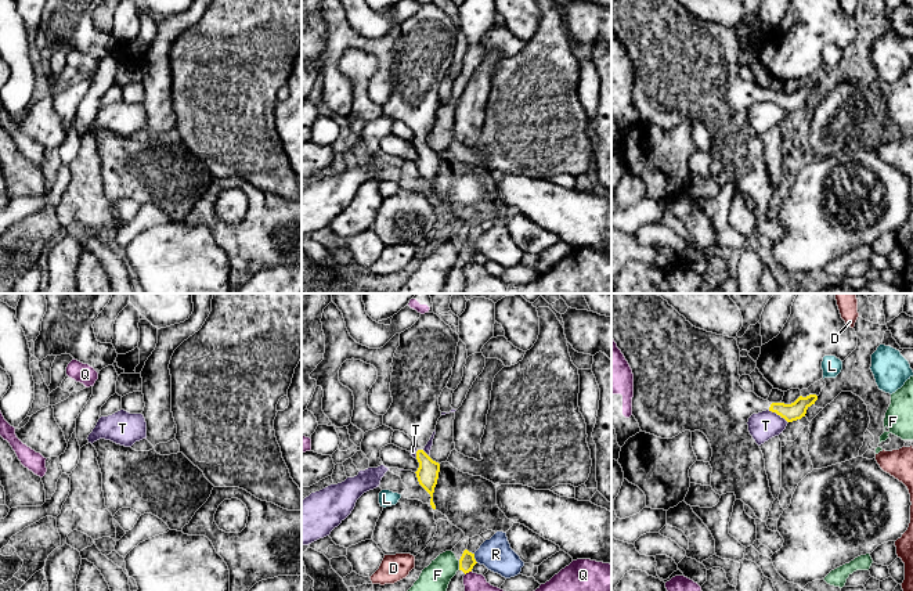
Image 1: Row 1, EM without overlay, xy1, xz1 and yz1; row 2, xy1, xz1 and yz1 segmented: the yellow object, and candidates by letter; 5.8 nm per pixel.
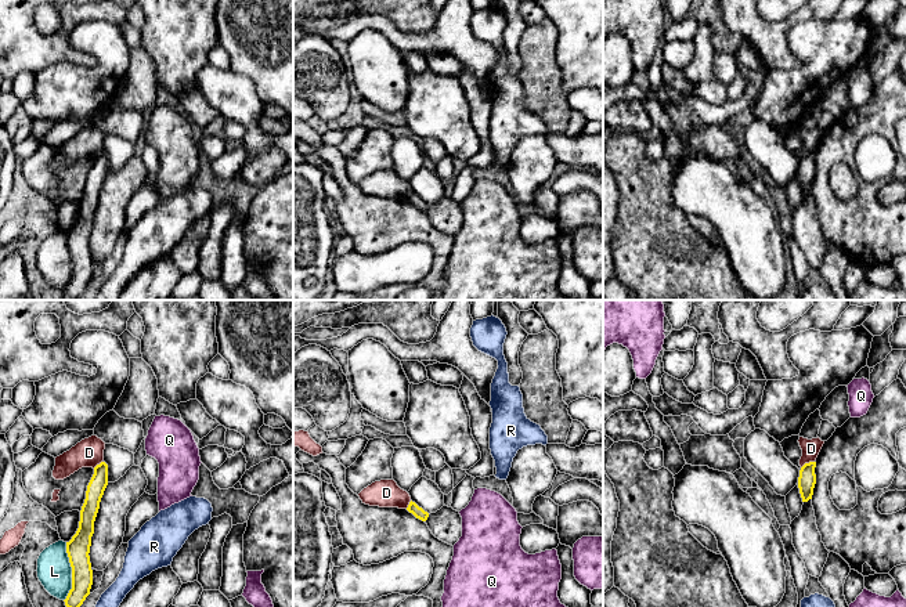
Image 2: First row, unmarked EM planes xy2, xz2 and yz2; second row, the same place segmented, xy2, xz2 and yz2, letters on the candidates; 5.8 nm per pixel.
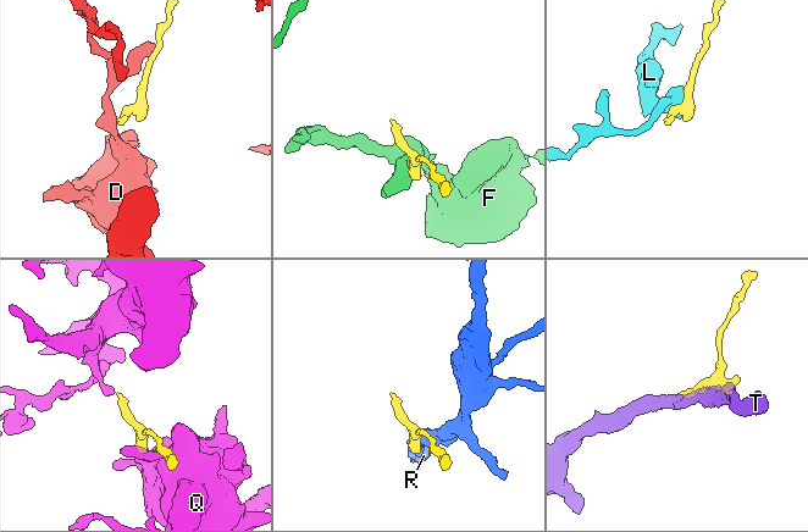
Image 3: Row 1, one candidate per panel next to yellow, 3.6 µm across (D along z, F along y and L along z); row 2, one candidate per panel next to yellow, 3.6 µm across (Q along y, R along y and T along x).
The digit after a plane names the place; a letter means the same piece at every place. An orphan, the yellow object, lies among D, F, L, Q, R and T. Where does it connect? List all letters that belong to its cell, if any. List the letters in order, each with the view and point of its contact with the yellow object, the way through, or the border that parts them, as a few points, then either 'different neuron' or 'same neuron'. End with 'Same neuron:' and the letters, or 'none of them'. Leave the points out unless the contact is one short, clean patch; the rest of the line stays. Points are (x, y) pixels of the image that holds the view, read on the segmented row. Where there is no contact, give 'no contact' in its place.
D: yz2 (807, 463) | along yz2 (814, 461), (807, 462), (801, 468) | different neuron
F: xz1 (459, 565) | along xz1 (458, 561), (459, 569) | different neuron
L: xy2 (72, 571) | along xy2 (67, 542), (71, 589), (64, 600) | different neuron
Q: xz1 (468, 572) | different neuron
R: xz1 (473, 558) | along xz1 (473, 554), (477, 562) | different neuron
T: yz1 (778, 414) | along yz1 (768, 410), (779, 414), (787, 422) | different neuron
Same neuron: none of them

